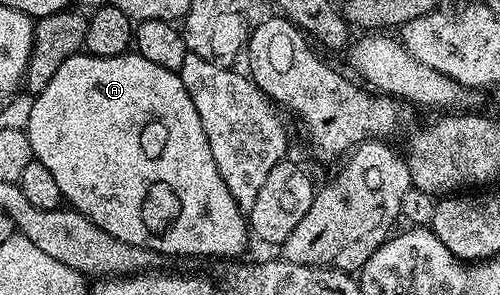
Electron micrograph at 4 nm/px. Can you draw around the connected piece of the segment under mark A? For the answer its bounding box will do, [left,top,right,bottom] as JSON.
[25,51,248,259]

